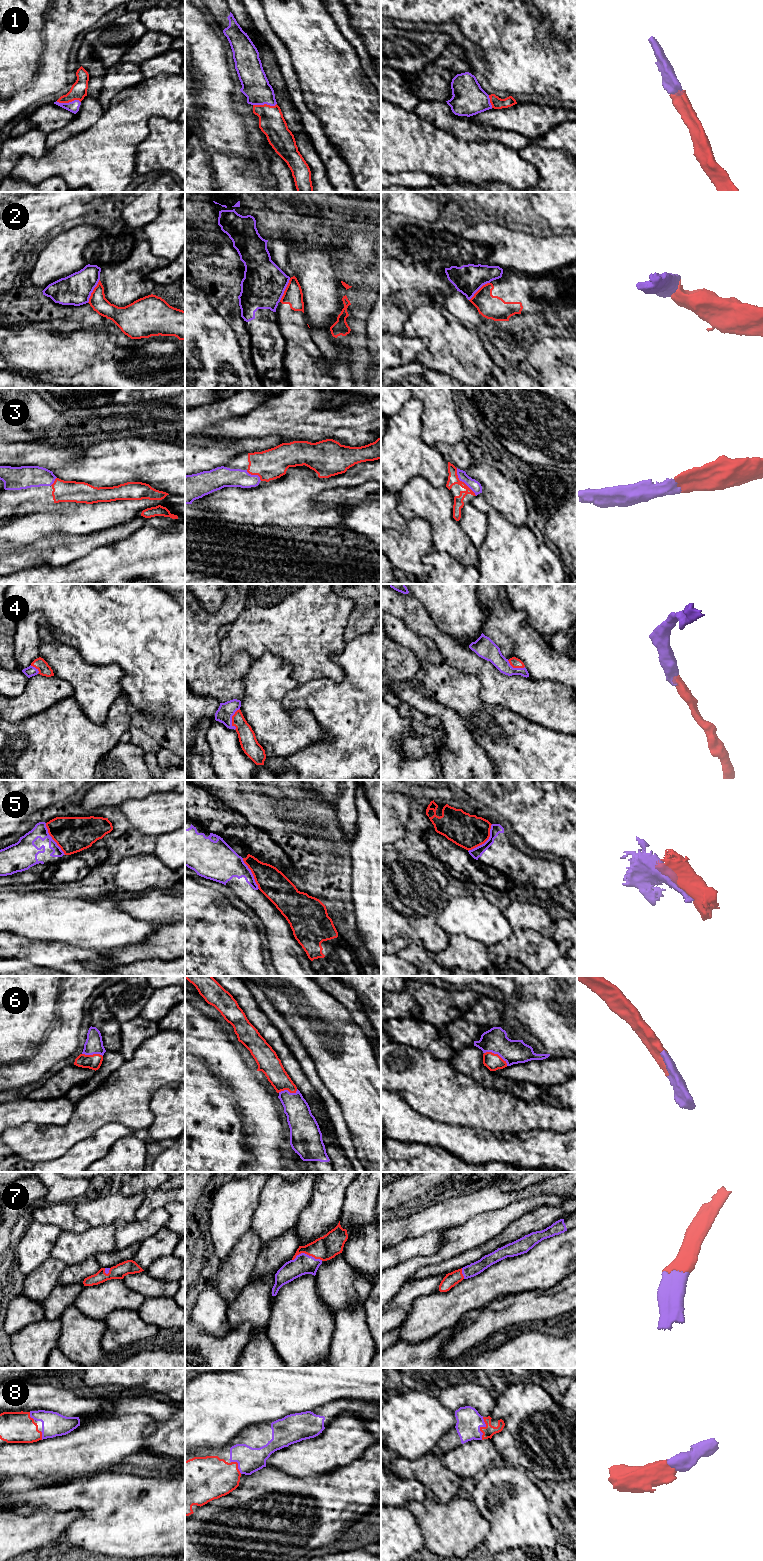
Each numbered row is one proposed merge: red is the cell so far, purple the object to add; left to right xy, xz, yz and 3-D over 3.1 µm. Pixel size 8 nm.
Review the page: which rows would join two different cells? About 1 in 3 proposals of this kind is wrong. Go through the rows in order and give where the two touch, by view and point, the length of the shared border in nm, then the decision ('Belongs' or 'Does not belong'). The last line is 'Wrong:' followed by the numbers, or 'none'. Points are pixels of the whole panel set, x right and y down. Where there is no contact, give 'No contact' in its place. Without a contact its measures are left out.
1: Touches red at xy (68, 102). Shared border 200 nm. Belongs
2: Touches red at xz (285, 290). Shared border 220 nm. Does not belong
3: Touches red at yz (461, 481). Shared border 280 nm. Belongs
4: Touches red at xz (232, 719). Shared border 180 nm. Belongs
5: Touches red at yz (485, 841). Shared border 300 nm. Does not belong
6: Touches red at yz (496, 1054). Shared border 220 nm. Belongs
7: Touches red at xz (307, 1254). Shared border 240 nm. Belongs
8: Touches red at yz (481, 1427). Shared border 180 nm. Belongs
Wrong: 2, 5

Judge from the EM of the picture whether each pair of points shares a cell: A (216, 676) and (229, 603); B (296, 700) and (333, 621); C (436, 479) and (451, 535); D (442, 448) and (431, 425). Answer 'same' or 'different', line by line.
A: same
B: different
C: different
D: different

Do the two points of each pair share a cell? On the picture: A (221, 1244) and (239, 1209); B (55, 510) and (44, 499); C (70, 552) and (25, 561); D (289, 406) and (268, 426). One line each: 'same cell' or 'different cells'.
A: same cell
B: different cells
C: same cell
D: same cell

